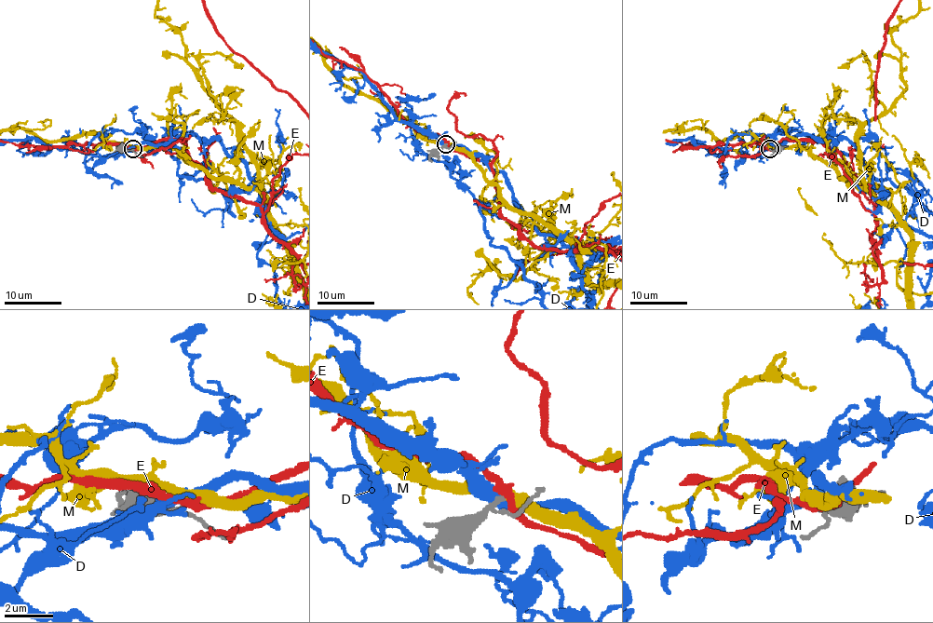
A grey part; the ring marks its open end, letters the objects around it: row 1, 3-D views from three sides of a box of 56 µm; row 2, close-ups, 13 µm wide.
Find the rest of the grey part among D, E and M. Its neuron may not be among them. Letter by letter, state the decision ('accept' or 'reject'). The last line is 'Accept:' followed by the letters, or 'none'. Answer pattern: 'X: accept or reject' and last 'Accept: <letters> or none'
D: reject
E: reject
M: accept
Accept: M

